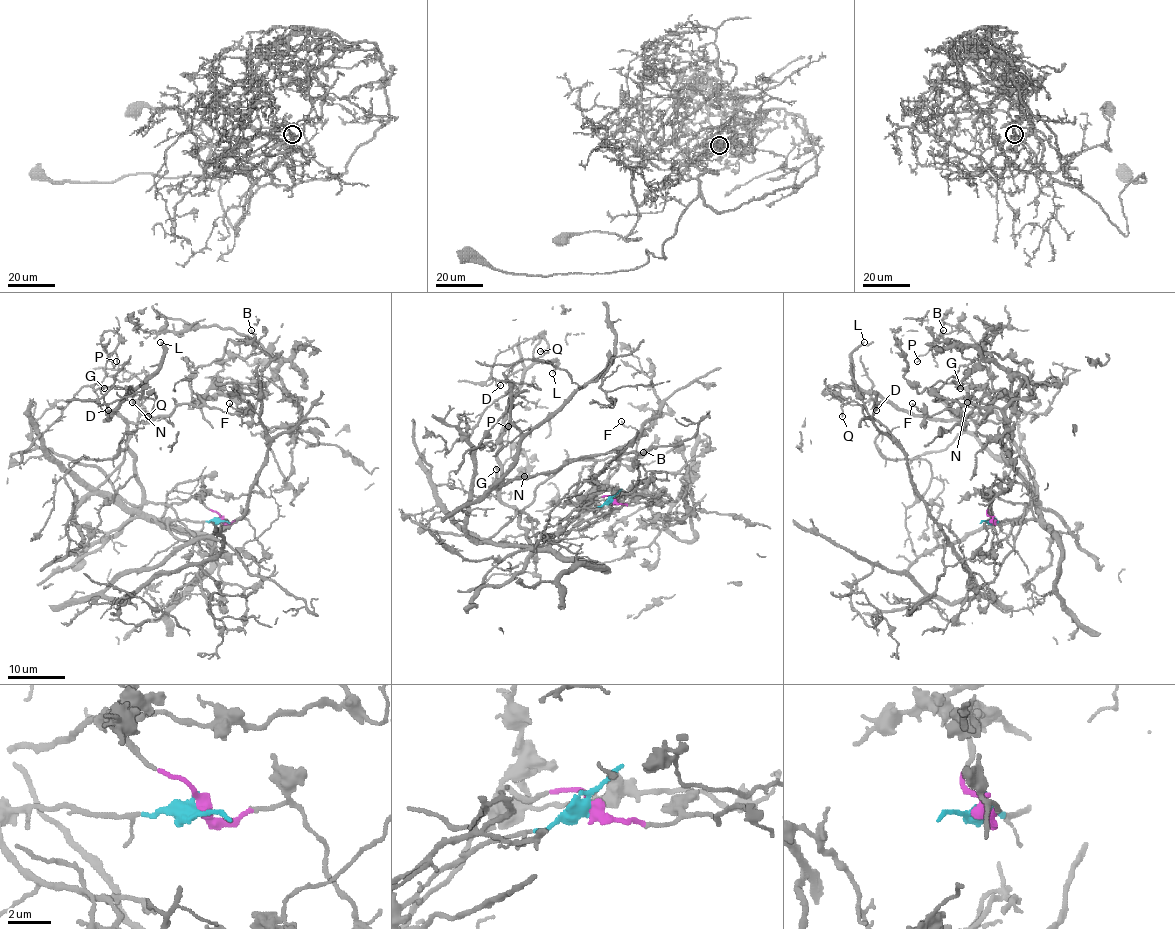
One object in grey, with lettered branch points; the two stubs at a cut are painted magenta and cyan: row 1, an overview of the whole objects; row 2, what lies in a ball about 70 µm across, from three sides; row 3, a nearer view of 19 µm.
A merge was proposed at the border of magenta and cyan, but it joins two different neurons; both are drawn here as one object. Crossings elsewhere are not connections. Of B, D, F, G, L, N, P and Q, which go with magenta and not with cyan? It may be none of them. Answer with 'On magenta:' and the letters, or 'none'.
On magenta: B, D, F, L, Q

